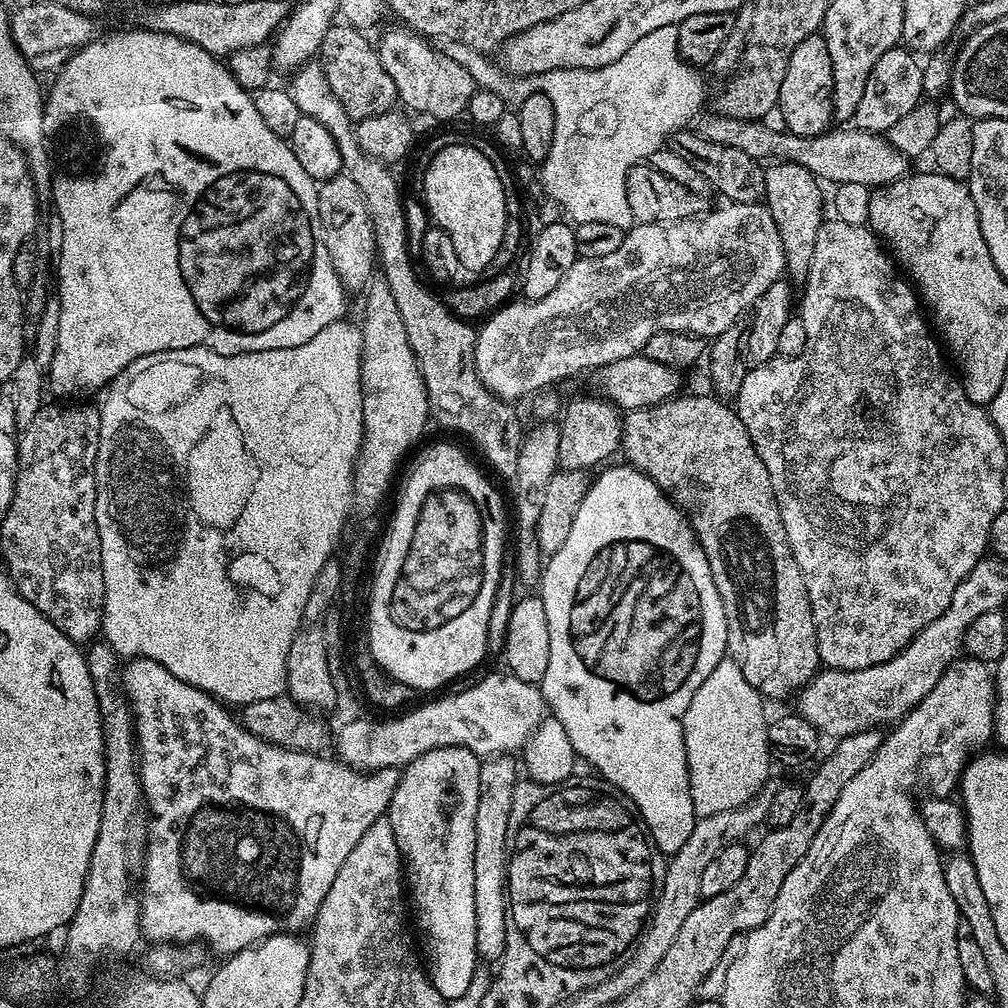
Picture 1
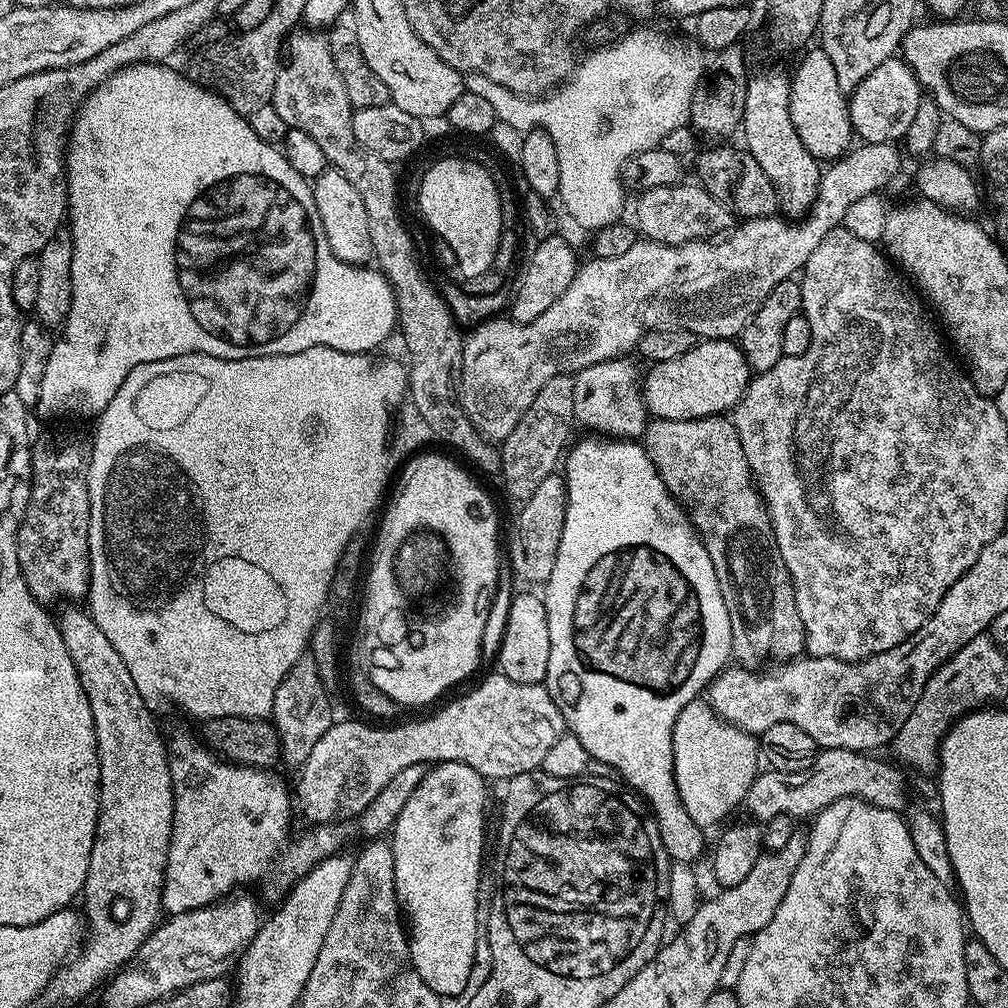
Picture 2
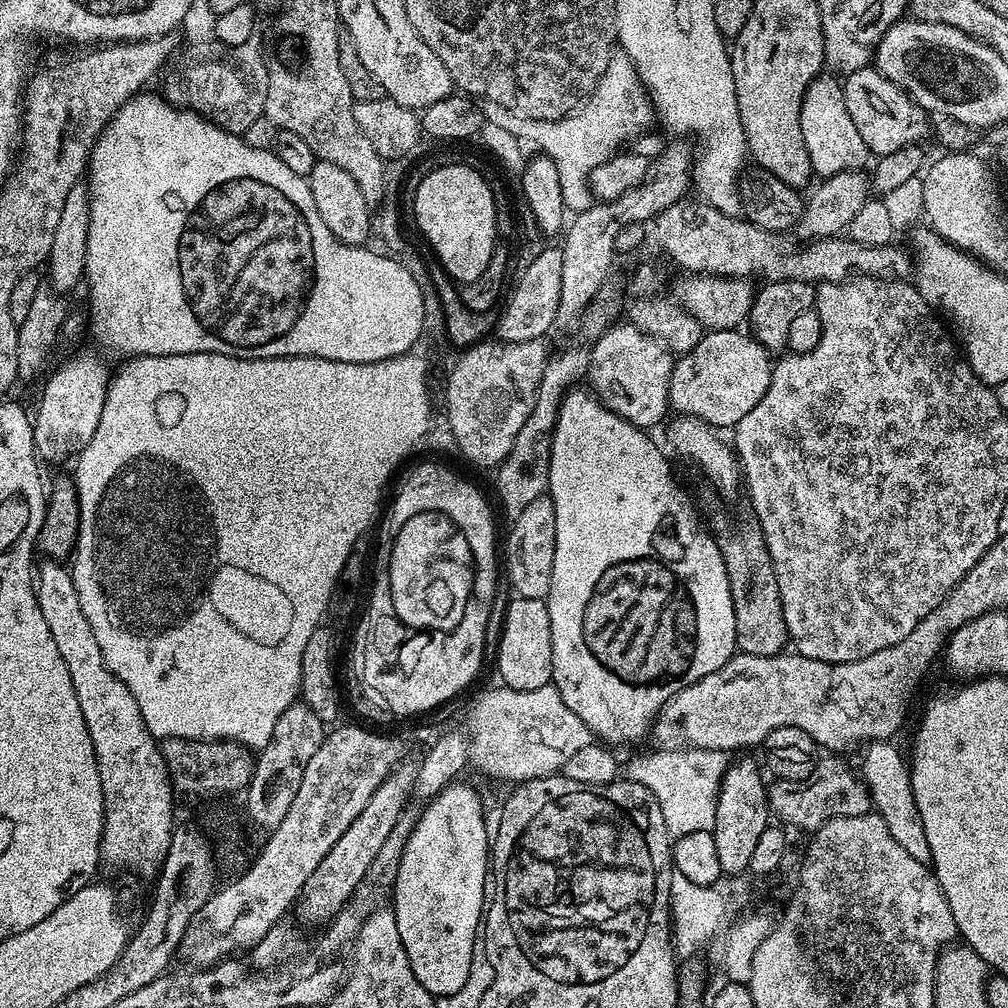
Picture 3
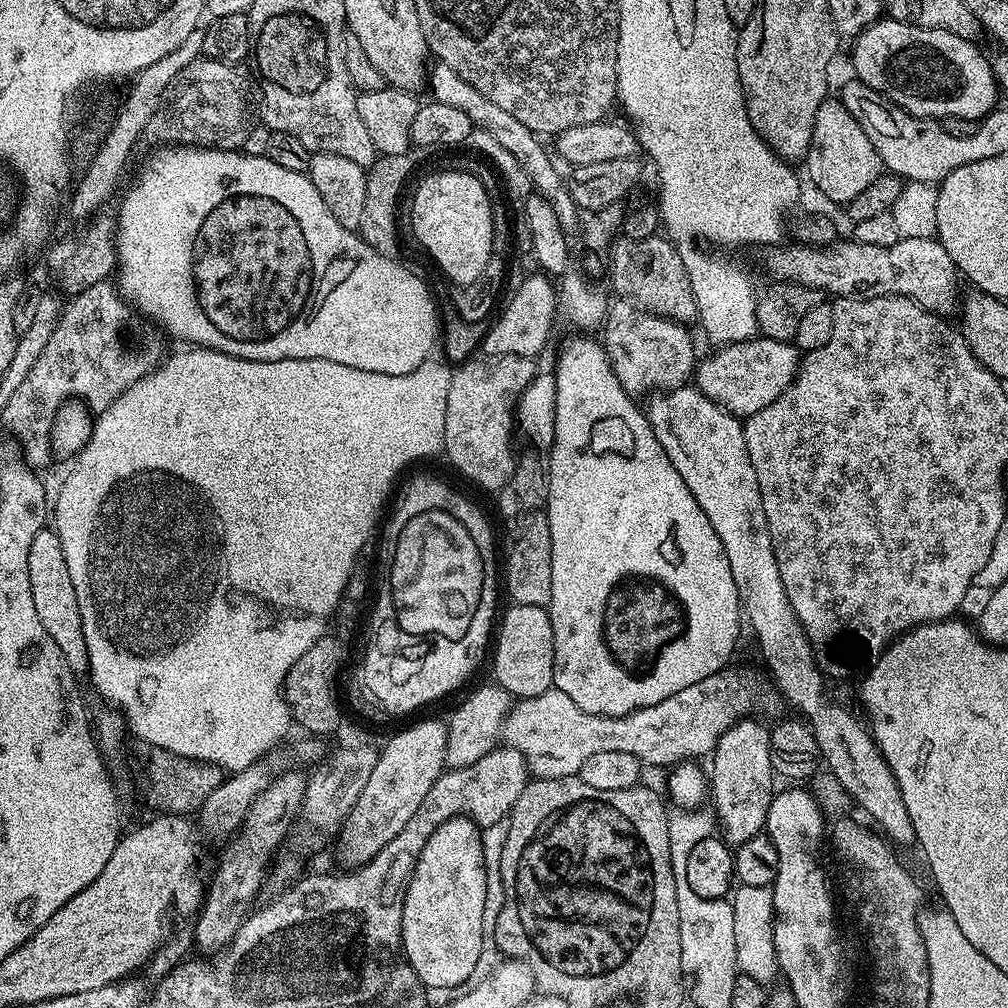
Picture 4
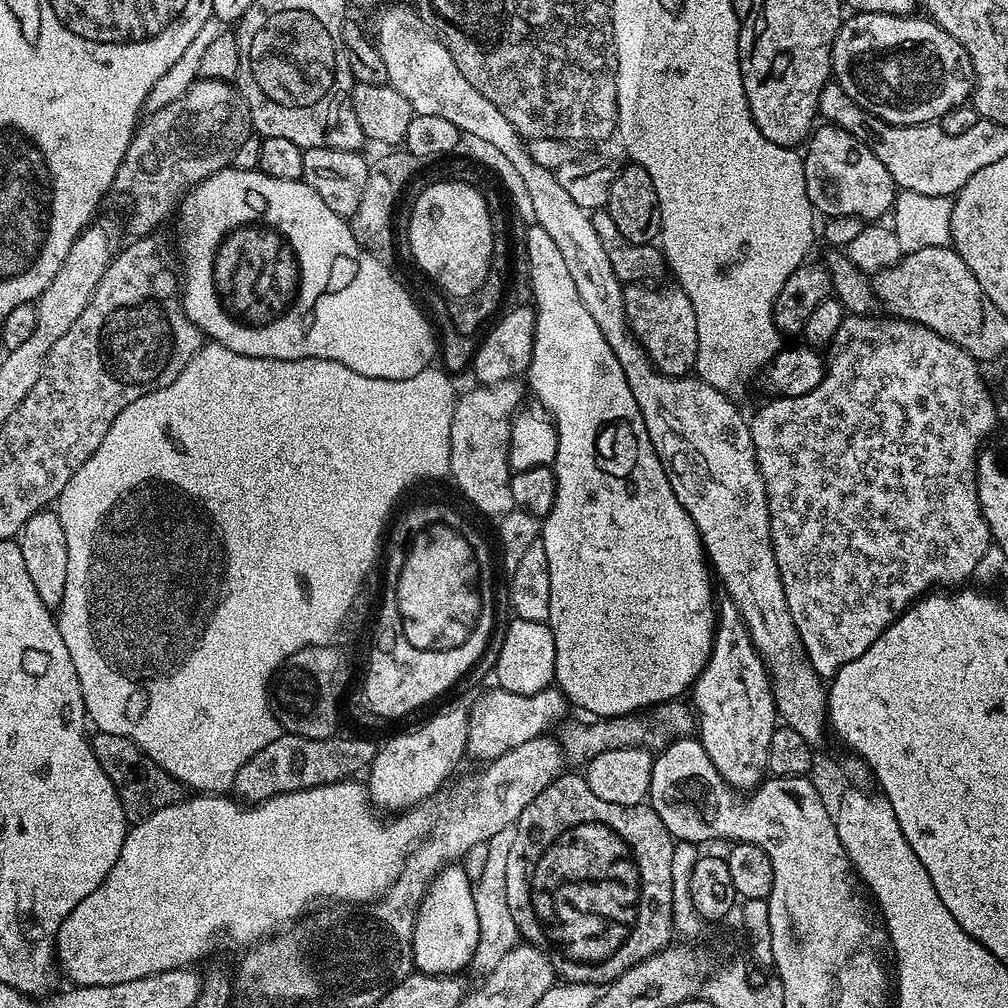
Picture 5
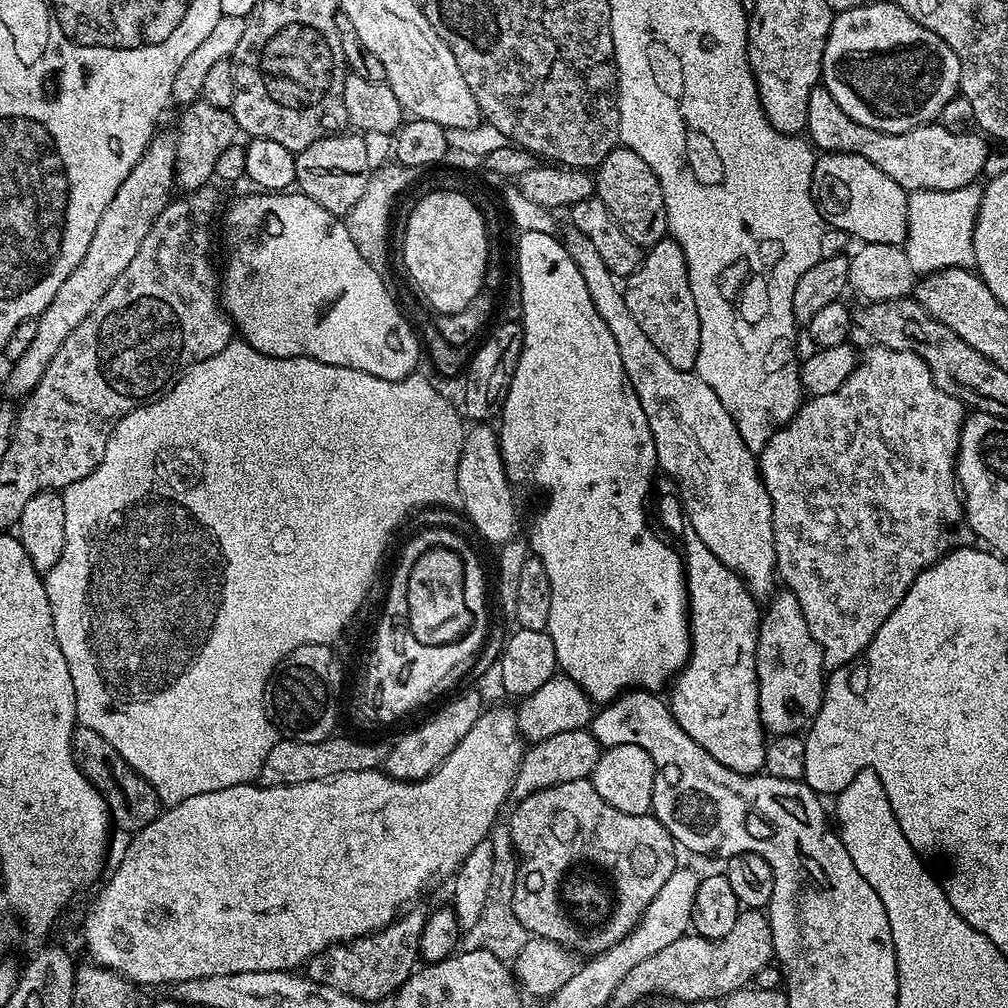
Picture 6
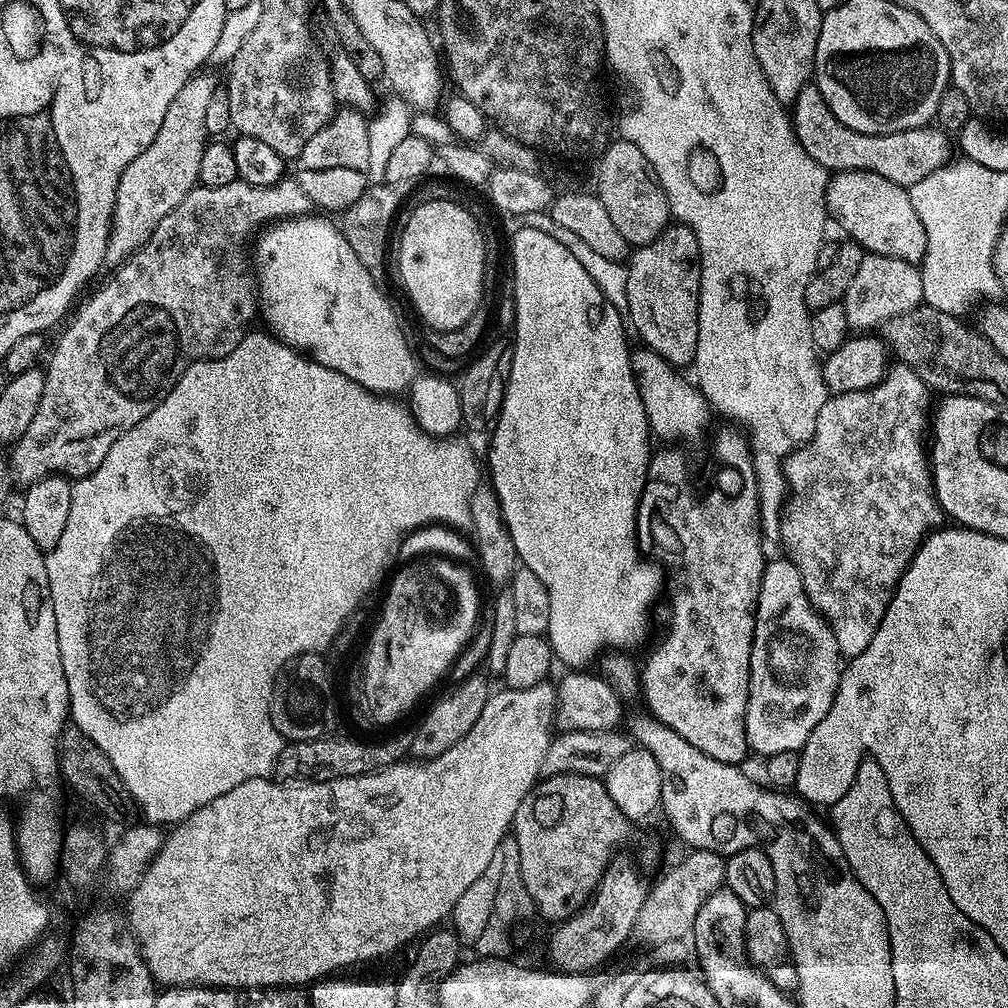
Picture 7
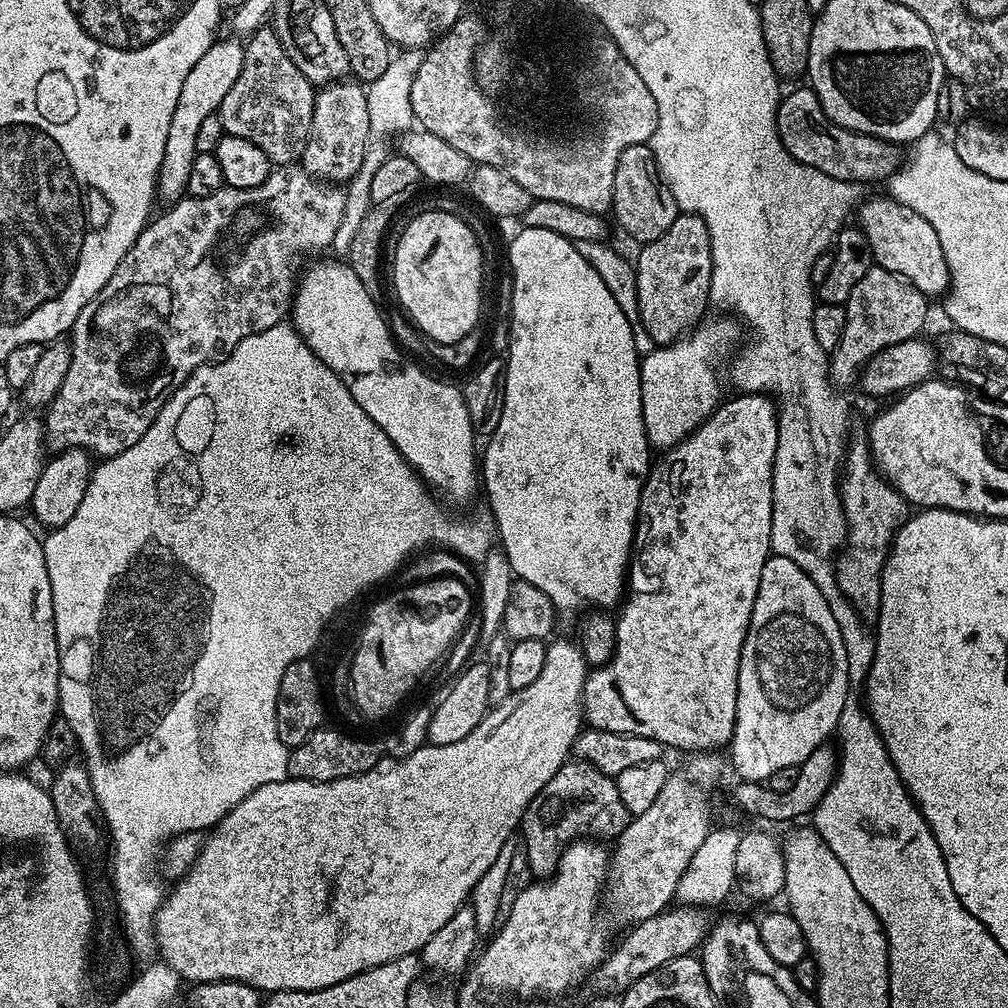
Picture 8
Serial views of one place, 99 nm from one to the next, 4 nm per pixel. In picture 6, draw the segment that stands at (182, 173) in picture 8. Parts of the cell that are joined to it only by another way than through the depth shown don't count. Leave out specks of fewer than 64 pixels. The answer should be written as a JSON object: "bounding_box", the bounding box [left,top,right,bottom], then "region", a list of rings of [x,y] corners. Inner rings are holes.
{"bounding_box":[8,131,176,397],"region":[[[157,131],[142,158],[126,174],[122,186],[118,186],[118,194],[110,198],[110,206],[98,218],[98,226],[94,230],[94,238],[90,238],[90,246],[86,246],[86,254],[82,254],[82,262],[74,266],[70,278],[58,286],[58,294],[50,298],[50,306],[38,317],[35,317],[36,329],[34,342],[22,354],[22,358],[11,361],[12,369],[8,372],[8,392],[12,396],[27,397],[42,382],[42,374],[46,374],[46,366],[58,354],[62,342],[102,302],[102,294],[114,286],[118,274],[130,266],[134,254],[142,246],[142,238],[156,221],[156,215],[170,202],[174,192],[176,175],[176,132]]]}

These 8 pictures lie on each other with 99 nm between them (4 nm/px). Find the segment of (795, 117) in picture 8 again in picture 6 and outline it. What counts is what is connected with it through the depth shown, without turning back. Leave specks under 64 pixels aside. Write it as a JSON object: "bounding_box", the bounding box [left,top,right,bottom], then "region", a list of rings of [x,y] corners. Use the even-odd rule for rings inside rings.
{"bounding_box":[806,86,989,194],"region":[[[817,86],[810,94],[806,136],[821,153],[849,152],[866,158],[866,162],[874,162],[882,174],[894,178],[909,194],[967,188],[988,160],[989,141],[975,131],[950,134],[939,122],[920,124],[909,132],[879,132],[870,130],[870,126],[858,126],[823,86]]]}

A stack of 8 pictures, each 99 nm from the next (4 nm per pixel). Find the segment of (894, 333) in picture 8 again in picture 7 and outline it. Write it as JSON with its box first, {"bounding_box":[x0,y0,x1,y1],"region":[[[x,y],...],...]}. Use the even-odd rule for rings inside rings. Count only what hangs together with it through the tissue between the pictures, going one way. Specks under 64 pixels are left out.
{"bounding_box":[842,255,924,334],"region":[[[865,255],[858,266],[858,274],[854,274],[854,282],[850,282],[850,288],[846,290],[842,301],[849,329],[856,334],[868,334],[873,330],[883,329],[894,318],[921,307],[924,295],[920,274],[921,269],[917,265],[905,260]]]}

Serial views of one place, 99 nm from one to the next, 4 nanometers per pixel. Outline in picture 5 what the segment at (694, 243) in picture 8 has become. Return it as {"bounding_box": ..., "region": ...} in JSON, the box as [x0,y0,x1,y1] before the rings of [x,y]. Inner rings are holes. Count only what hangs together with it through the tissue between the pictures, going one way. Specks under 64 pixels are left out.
{"bounding_box":[625,282,698,376],"region":[[[632,282],[625,287],[628,324],[658,371],[667,376],[687,376],[695,369],[698,354],[698,322],[694,318],[694,306],[678,286],[652,286],[648,282]]]}

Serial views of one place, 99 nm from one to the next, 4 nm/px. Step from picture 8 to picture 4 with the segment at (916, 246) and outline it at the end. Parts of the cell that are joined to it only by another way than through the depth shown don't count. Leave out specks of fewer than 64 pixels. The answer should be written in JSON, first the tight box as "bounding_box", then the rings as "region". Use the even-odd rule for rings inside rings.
{"bounding_box":[806,98,882,206],"region":[[[825,98],[814,114],[814,128],[810,150],[806,157],[808,176],[812,184],[828,200],[840,206],[847,206],[870,182],[874,182],[882,174],[882,165],[878,158],[878,150],[874,150],[874,142],[866,138],[866,130],[858,126],[858,122],[846,110],[839,98]]]}

